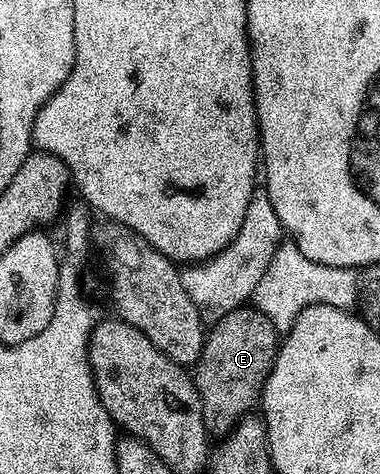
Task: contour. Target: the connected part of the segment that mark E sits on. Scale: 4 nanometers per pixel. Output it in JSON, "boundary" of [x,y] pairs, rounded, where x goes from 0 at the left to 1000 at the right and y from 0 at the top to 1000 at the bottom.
{"boundary":[[[661,641],[634,643],[582,667],[582,675],[542,698],[534,741],[508,774],[508,795],[547,918],[605,918],[632,882],[674,863],[737,719],[737,698],[726,696],[708,667]]]}

